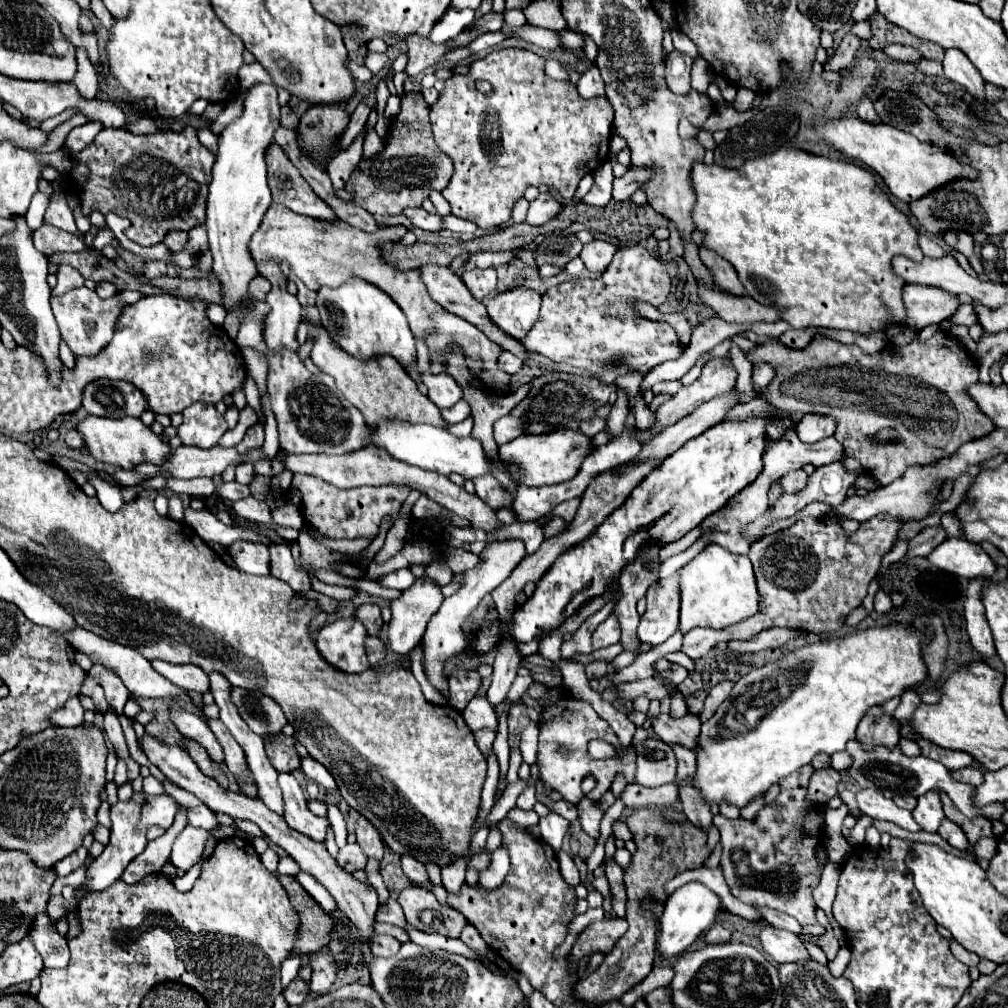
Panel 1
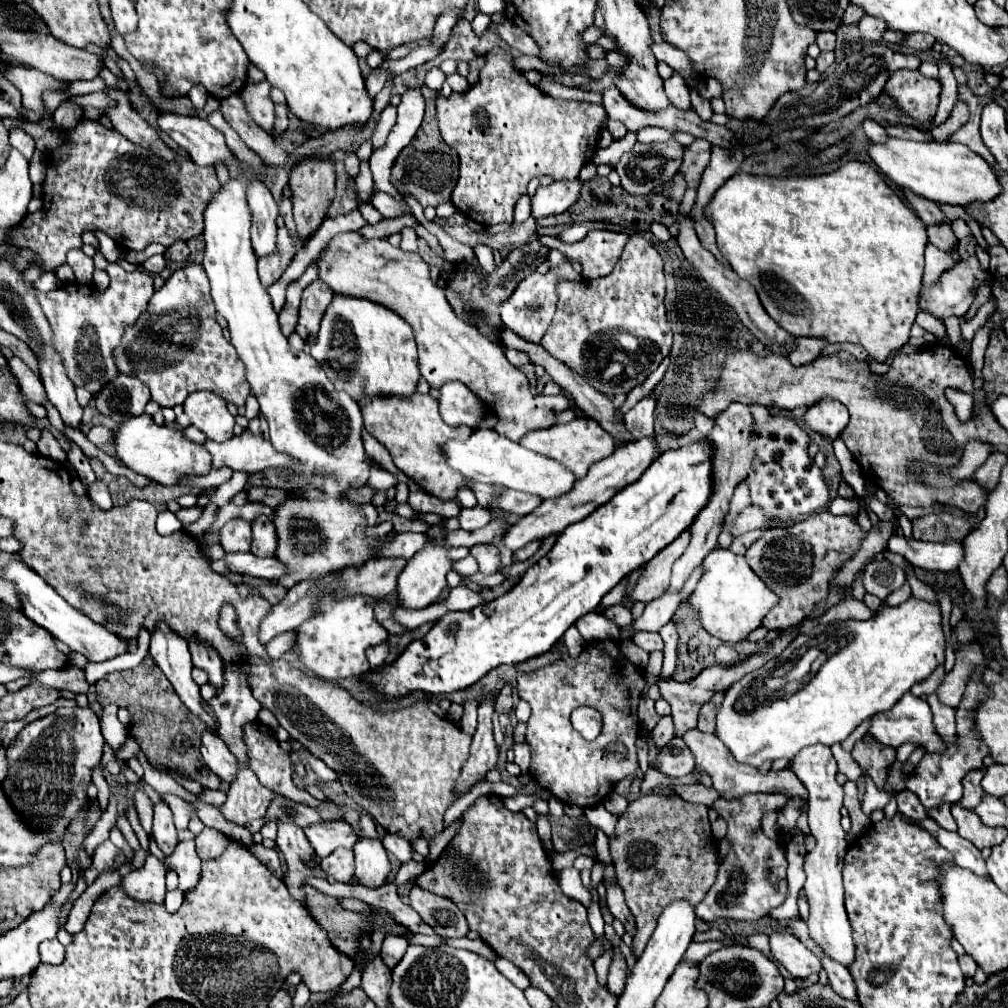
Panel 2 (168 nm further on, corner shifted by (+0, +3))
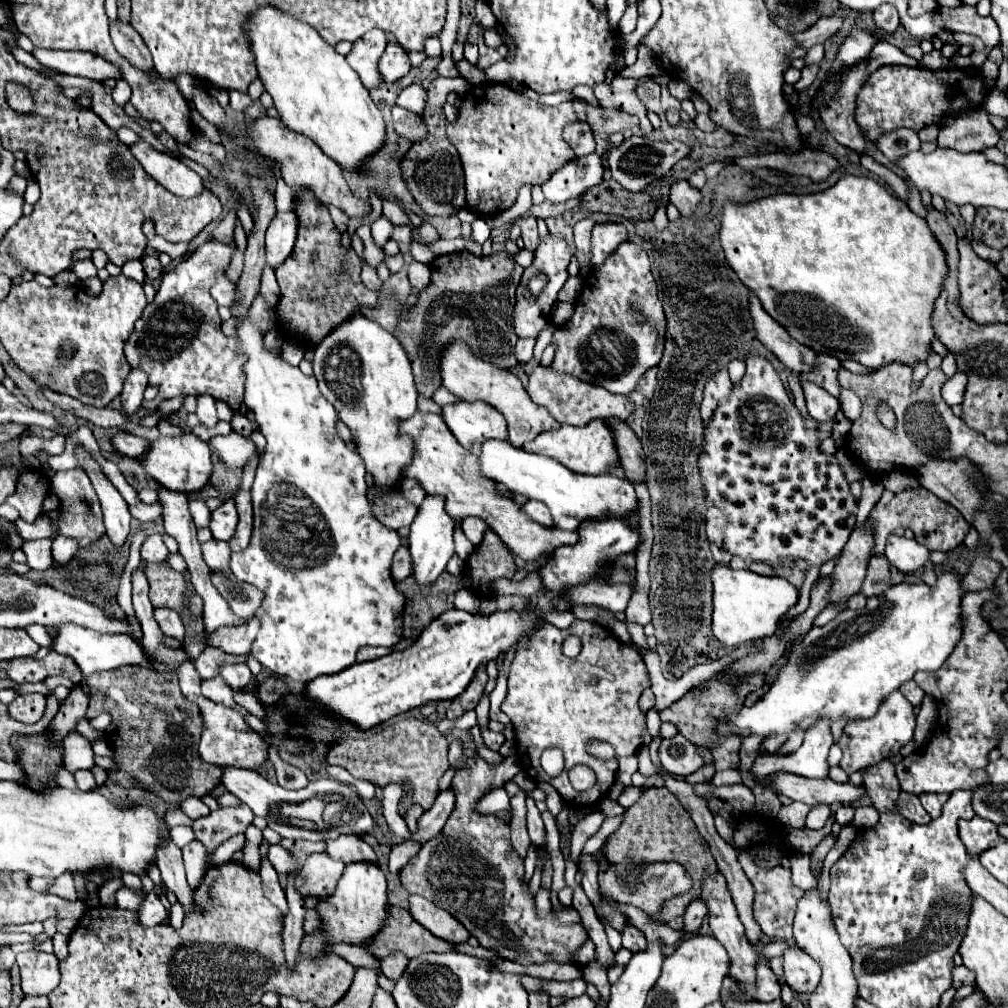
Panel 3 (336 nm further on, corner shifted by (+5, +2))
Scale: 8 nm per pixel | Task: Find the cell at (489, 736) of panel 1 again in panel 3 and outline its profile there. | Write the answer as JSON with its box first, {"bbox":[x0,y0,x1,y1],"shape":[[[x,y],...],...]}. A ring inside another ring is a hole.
{"bbox":[405,804,423,833],"shape":[[[417,804],[415,806],[412,806],[409,812],[407,813],[405,821],[411,833],[417,832],[417,821],[422,814],[423,810],[420,806],[417,806]]]}

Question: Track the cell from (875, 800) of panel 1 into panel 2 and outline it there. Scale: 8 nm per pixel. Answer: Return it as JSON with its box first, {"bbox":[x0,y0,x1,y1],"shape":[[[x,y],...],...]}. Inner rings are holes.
{"bbox":[920,819,988,877],"shape":[[[924,819],[920,821],[920,825],[930,831],[942,847],[946,847],[950,853],[954,853],[954,859],[956,859],[956,865],[958,867],[964,867],[968,871],[972,871],[974,875],[980,875],[980,877],[988,877],[988,871],[986,871],[986,861],[982,859],[980,855],[980,849],[976,849],[972,843],[968,843],[966,839],[962,839],[958,833],[950,833],[950,831],[944,831],[942,827],[938,827],[932,819]]]}

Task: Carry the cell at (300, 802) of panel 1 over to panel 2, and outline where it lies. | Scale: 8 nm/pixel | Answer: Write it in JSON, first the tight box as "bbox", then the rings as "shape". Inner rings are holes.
{"bbox":[306,821,358,857],"shape":[[[330,821],[330,823],[316,823],[308,827],[306,837],[316,849],[316,857],[328,857],[336,847],[348,847],[352,849],[358,835],[346,821]]]}

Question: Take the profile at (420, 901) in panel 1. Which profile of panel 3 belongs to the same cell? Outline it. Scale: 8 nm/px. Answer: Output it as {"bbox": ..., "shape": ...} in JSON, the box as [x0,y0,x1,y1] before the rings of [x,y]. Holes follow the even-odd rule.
{"bbox":[409,894,469,944],"shape":[[[419,894],[409,896],[409,912],[423,928],[427,928],[433,936],[441,940],[455,944],[455,942],[467,942],[469,938],[467,928],[463,928],[463,924],[457,918],[453,918],[447,910],[435,906],[433,902],[429,902]]]}

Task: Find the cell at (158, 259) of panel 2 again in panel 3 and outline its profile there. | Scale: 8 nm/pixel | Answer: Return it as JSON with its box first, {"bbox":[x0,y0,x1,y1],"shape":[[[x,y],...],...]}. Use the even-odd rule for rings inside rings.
{"bbox":[141,256,163,280],"shape":[[[143,256],[141,264],[143,264],[145,274],[147,274],[149,280],[157,280],[163,274],[163,266],[161,266],[161,262],[159,262],[157,256]]]}

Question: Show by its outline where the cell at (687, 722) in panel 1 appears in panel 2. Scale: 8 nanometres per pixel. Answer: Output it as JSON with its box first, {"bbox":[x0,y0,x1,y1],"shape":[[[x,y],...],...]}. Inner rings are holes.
{"bbox":[684,729,808,801],"shape":[[[692,729],[684,735],[684,741],[690,747],[692,755],[696,757],[696,763],[706,769],[706,773],[714,781],[714,789],[720,791],[724,799],[742,797],[746,793],[768,793],[768,791],[788,791],[790,799],[800,797],[806,801],[806,797],[808,797],[808,789],[804,787],[804,783],[800,783],[800,779],[790,769],[782,769],[782,771],[770,769],[766,775],[762,775],[756,767],[748,767],[746,763],[736,763],[734,755],[728,751],[728,747],[724,747],[724,743],[720,743],[720,739],[716,735],[708,735],[698,729]]]}

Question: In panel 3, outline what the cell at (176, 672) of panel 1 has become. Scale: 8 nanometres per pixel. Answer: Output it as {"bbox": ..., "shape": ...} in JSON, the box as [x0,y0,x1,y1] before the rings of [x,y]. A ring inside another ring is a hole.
{"bbox":[193,646,247,680],"shape":[[[207,646],[207,648],[199,654],[199,658],[193,660],[193,664],[195,664],[195,670],[199,672],[199,676],[205,680],[205,678],[217,676],[219,664],[231,664],[231,662],[235,662],[235,660],[237,660],[237,662],[245,662],[247,656],[229,656],[229,654],[225,654],[223,650],[219,650],[219,648]]]}

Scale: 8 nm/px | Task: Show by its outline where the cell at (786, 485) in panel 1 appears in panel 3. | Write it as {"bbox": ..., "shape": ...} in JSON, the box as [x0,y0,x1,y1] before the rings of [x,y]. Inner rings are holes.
{"bbox":[699,356,857,566],"shape":[[[751,356],[745,364],[747,372],[741,386],[733,388],[731,396],[719,404],[711,428],[705,430],[703,452],[699,456],[703,490],[717,508],[723,508],[729,514],[731,520],[723,546],[731,554],[751,556],[757,562],[775,566],[799,558],[807,558],[809,564],[823,564],[847,544],[855,526],[857,500],[849,492],[839,462],[817,450],[817,428],[799,416],[771,362],[761,356]]]}

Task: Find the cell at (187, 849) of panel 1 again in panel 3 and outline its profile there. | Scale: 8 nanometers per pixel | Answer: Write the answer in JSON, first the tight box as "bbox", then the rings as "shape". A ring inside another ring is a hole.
{"bbox":[115,886,147,910],"shape":[[[121,886],[121,888],[117,890],[115,898],[117,898],[117,906],[119,906],[119,908],[137,910],[137,908],[145,902],[147,894],[145,894],[145,890],[139,890],[139,892],[137,892],[137,890],[131,890],[131,888],[127,888],[127,886]]]}

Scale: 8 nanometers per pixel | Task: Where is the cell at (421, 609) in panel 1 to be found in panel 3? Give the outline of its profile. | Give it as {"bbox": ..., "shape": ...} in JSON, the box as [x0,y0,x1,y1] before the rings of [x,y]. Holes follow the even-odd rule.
{"bbox":[409,496,455,586],"shape":[[[425,496],[423,504],[419,506],[417,518],[411,524],[411,534],[409,534],[409,552],[413,562],[411,574],[419,586],[431,586],[437,580],[437,576],[445,570],[451,556],[455,554],[453,530],[455,530],[455,520],[447,516],[443,508],[443,496]]]}

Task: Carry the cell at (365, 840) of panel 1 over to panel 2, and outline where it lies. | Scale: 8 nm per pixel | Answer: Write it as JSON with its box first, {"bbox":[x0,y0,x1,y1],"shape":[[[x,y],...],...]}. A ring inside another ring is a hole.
{"bbox":[354,839,390,889],"shape":[[[360,839],[354,845],[354,863],[354,877],[360,885],[376,889],[386,883],[390,861],[380,839]]]}

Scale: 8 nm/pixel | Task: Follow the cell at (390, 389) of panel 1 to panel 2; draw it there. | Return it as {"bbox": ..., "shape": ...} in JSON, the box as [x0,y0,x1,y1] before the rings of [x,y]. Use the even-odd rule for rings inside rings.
{"bbox":[362,393,472,501],"shape":[[[414,393],[412,397],[368,397],[368,401],[362,403],[362,409],[366,431],[390,451],[396,467],[414,479],[426,493],[442,501],[454,501],[460,489],[472,489],[472,479],[464,479],[464,475],[452,471],[444,463],[444,455],[440,451],[448,439],[464,441],[472,431],[468,427],[446,425],[440,419],[438,401],[434,397],[420,393]]]}

